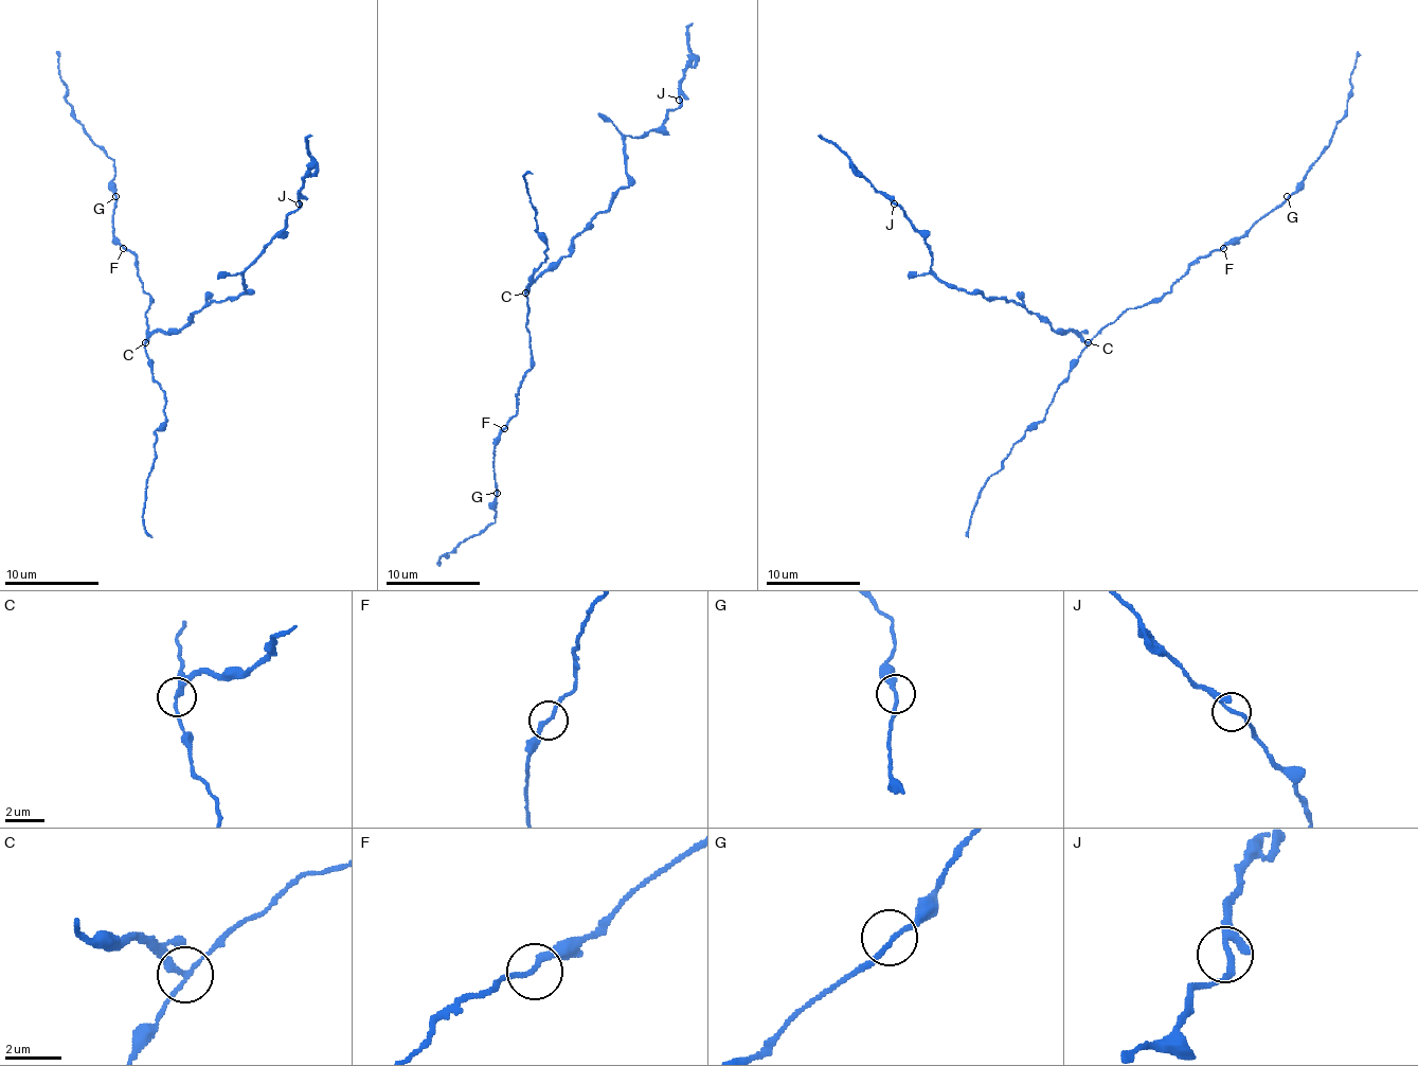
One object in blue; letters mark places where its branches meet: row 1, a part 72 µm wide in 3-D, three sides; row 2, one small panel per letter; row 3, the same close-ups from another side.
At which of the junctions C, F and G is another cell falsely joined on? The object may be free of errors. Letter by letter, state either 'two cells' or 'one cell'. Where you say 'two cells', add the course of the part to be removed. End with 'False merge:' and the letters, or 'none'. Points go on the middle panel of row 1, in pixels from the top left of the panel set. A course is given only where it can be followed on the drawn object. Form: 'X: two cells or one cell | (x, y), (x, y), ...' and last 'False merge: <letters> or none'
C: two cells | (525, 294), (570, 253), (575, 240), (629, 184), (625, 137), (656, 130), (679, 106), (693, 23)
F: one cell
G: one cell
False merge: C

